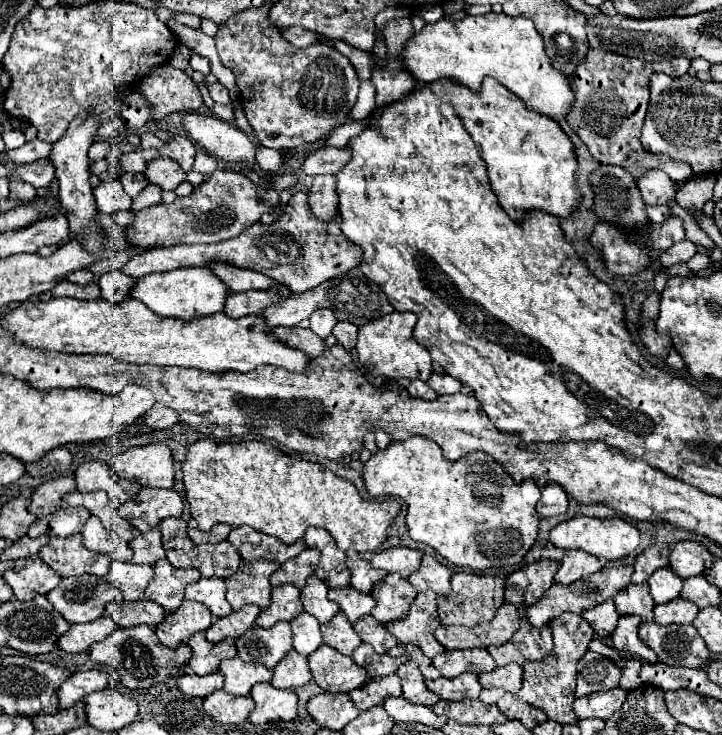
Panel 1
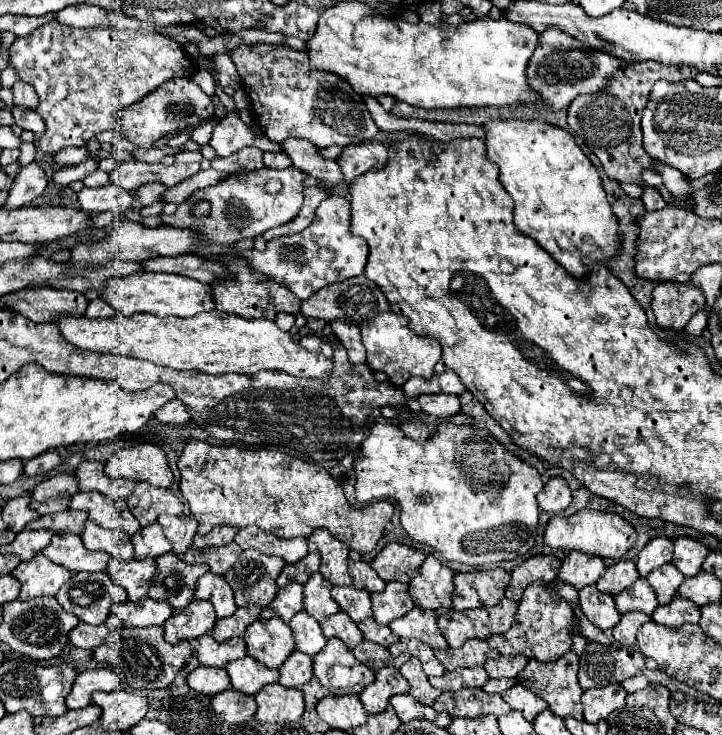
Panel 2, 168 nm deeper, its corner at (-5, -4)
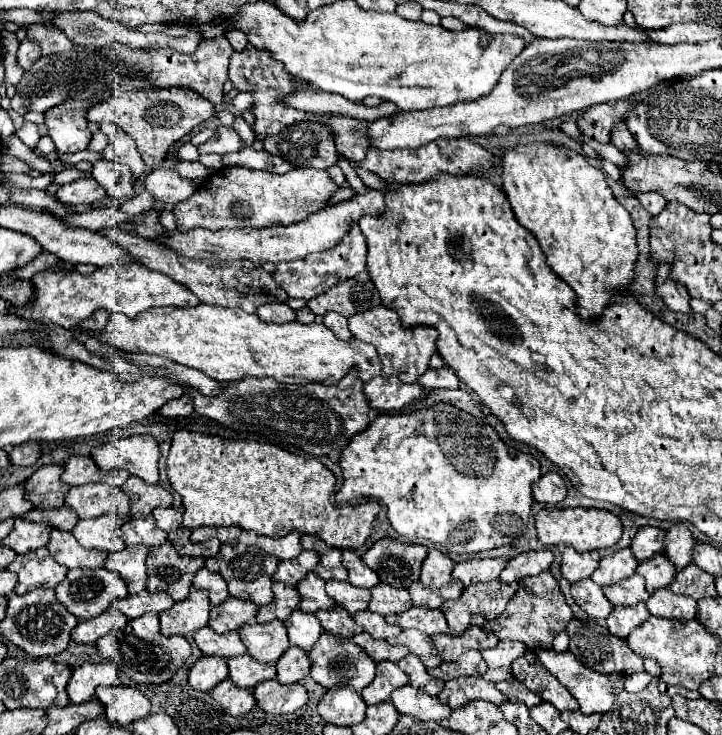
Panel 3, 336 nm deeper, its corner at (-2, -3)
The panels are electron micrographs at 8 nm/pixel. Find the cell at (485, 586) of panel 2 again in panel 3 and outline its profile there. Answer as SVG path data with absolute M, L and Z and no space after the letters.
M504 557L496 559L468 559L460 561L454 567L454 577L464 583L464 587L480 583L480 581L492 581L500 577L500 571L506 567Z

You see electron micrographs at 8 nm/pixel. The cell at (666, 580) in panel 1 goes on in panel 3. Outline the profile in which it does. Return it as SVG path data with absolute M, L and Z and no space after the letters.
M658 553L658 557L650 557L650 561L642 561L636 573L640 573L646 579L646 591L654 593L656 589L670 585L670 581L676 575L676 567L668 557L664 557L664 553Z

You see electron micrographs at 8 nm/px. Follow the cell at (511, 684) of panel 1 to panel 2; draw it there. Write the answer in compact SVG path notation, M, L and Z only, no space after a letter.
M499 656L499 660L489 660L485 662L485 670L489 674L489 678L497 680L497 678L511 678L515 680L521 670L527 666L529 660L525 660L525 656Z

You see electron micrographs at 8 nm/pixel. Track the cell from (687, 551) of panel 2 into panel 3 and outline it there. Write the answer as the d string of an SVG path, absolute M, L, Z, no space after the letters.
M676 523L666 533L664 543L664 555L674 563L674 567L680 571L684 565L692 561L692 549L694 549L694 537L690 529L684 523Z

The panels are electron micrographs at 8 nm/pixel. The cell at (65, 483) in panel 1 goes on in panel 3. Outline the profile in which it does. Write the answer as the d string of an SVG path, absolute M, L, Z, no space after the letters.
M44 465L40 467L26 483L24 495L34 503L36 509L58 509L64 505L64 497L70 491L62 479L62 465Z

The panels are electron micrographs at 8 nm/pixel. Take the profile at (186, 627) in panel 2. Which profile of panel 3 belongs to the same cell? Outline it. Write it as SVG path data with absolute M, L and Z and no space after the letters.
M192 587L184 601L174 603L166 613L160 613L162 635L184 635L192 637L198 629L206 627L210 619L210 599L206 591L198 591Z

